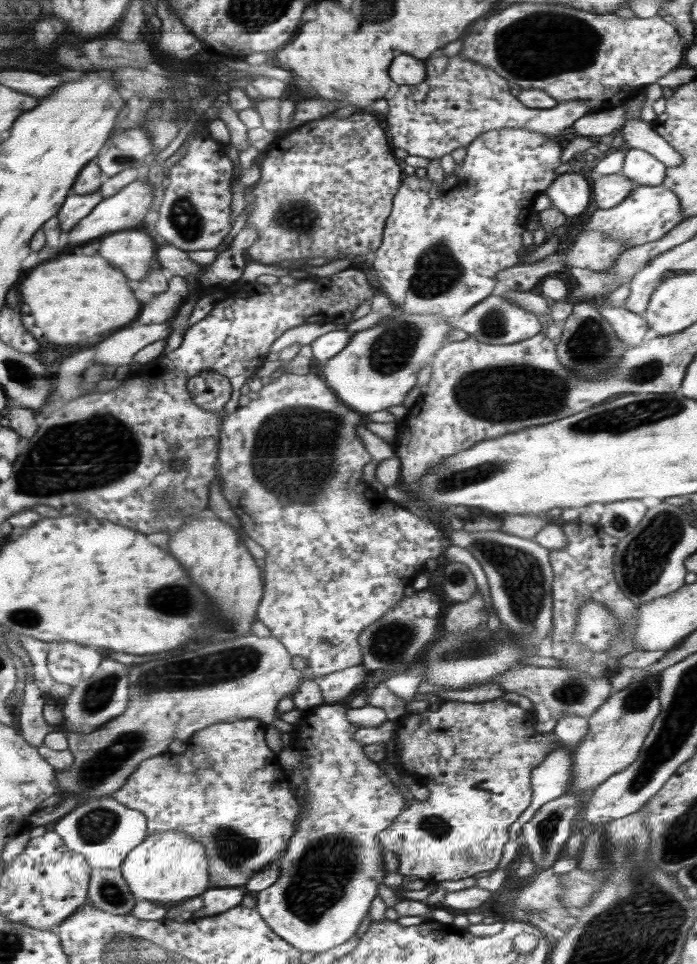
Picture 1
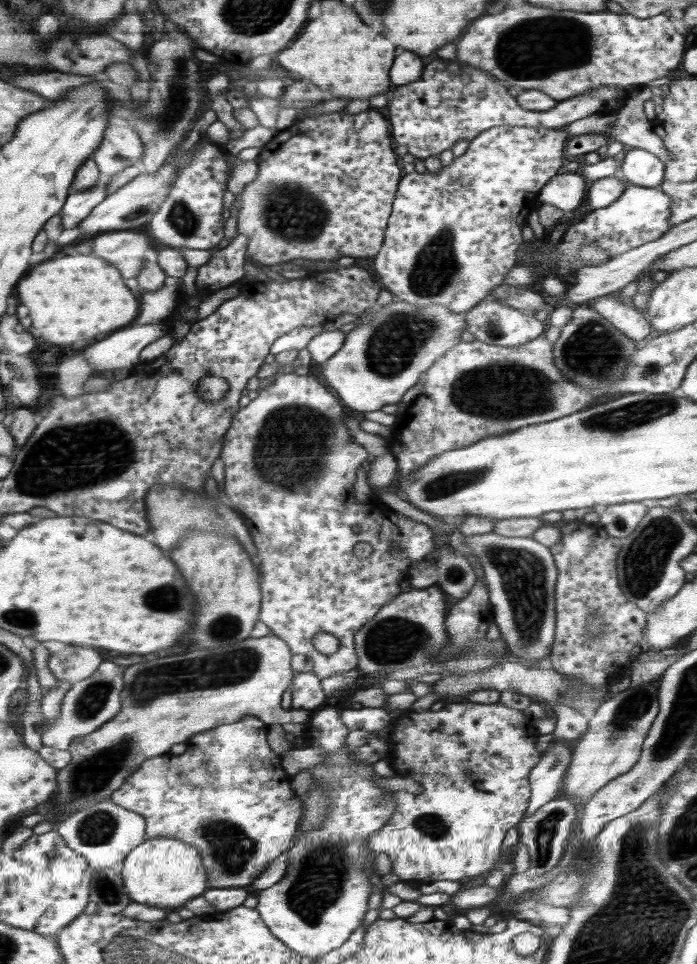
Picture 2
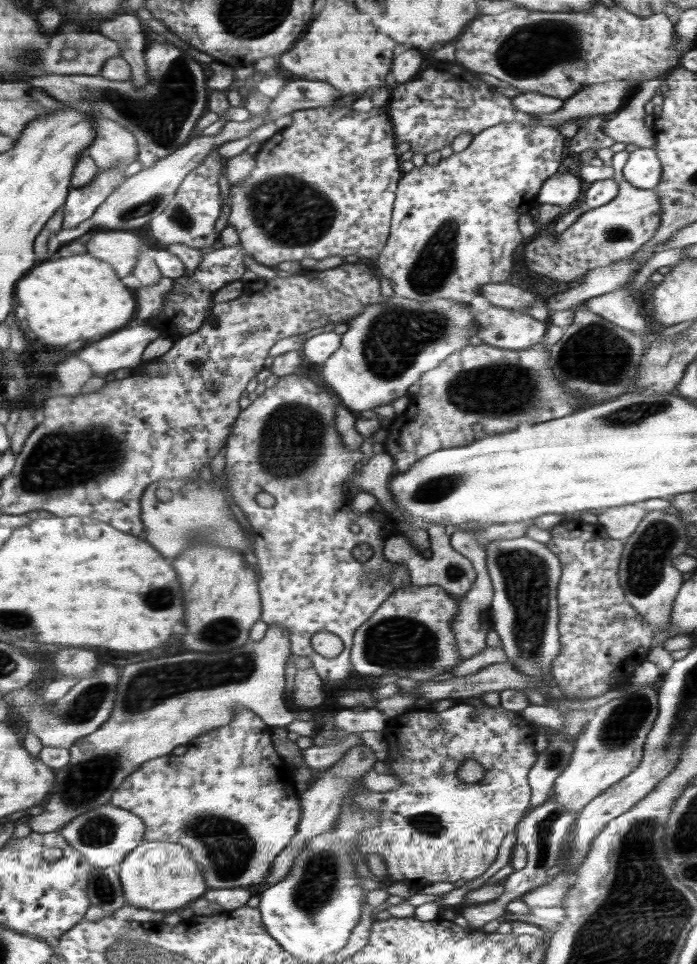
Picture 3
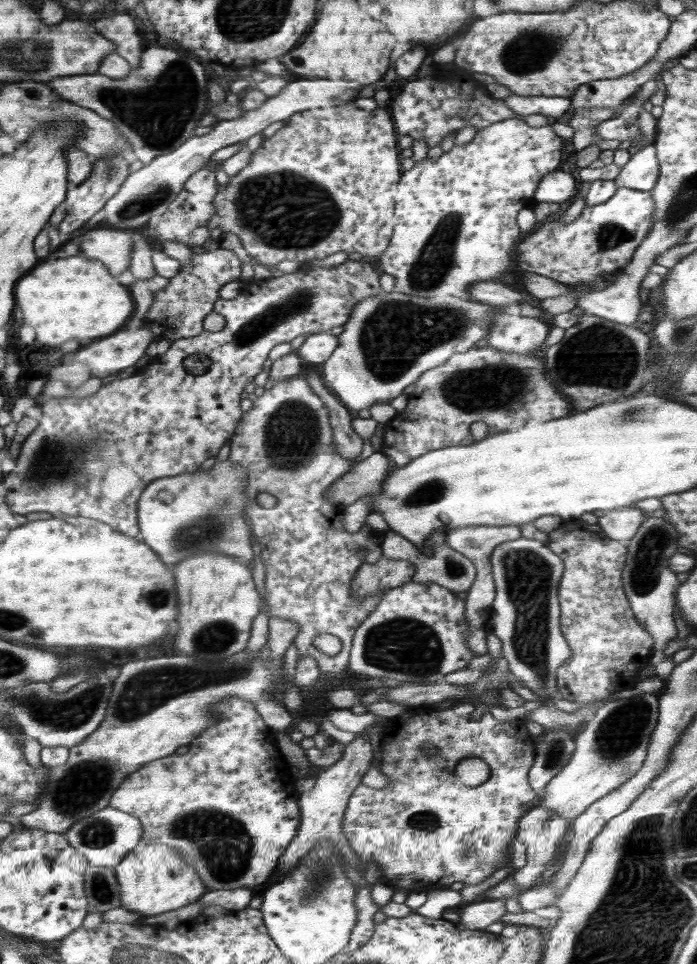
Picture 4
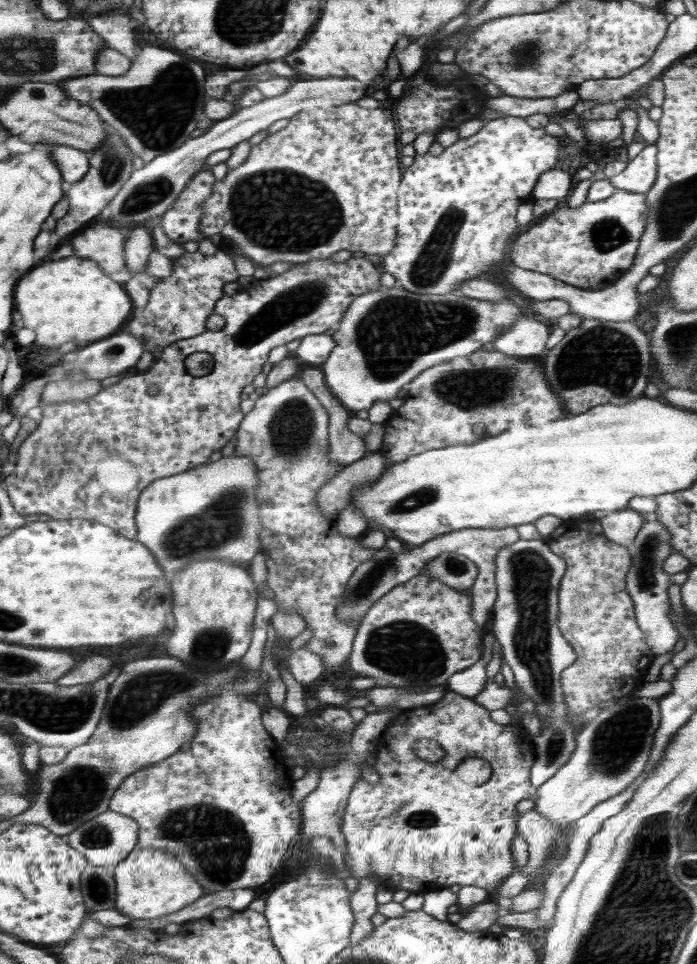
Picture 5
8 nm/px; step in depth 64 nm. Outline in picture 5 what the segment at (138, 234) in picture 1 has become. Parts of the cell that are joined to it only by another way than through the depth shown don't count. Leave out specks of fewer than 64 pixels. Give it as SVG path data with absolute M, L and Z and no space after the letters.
M98 224L76 234L72 238L72 248L74 256L96 260L100 262L100 270L110 274L126 269L126 240L120 228Z

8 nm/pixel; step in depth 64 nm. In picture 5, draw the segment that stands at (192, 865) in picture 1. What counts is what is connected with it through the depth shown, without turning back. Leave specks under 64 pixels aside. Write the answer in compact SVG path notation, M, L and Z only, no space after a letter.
M136 847L124 861L114 866L112 873L115 878L115 909L120 914L125 914L132 919L147 918L152 920L153 918L160 918L192 904L192 902L198 900L203 895L202 887L184 868L184 864L165 850L160 850L159 848Z

